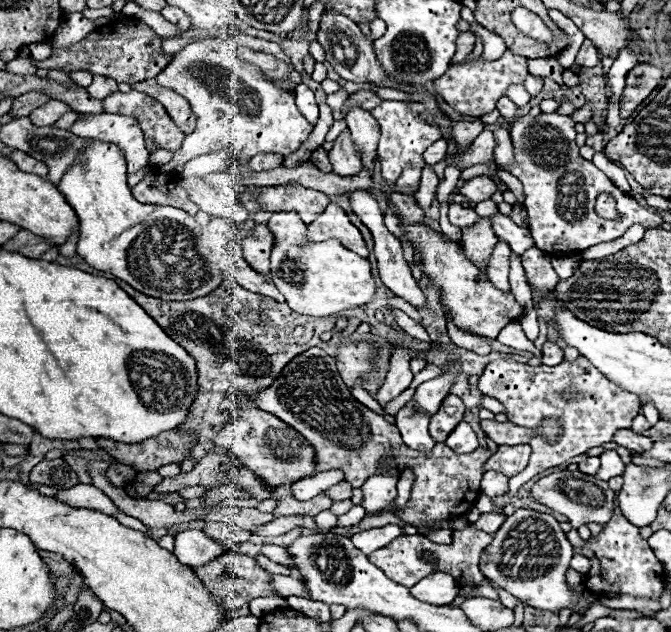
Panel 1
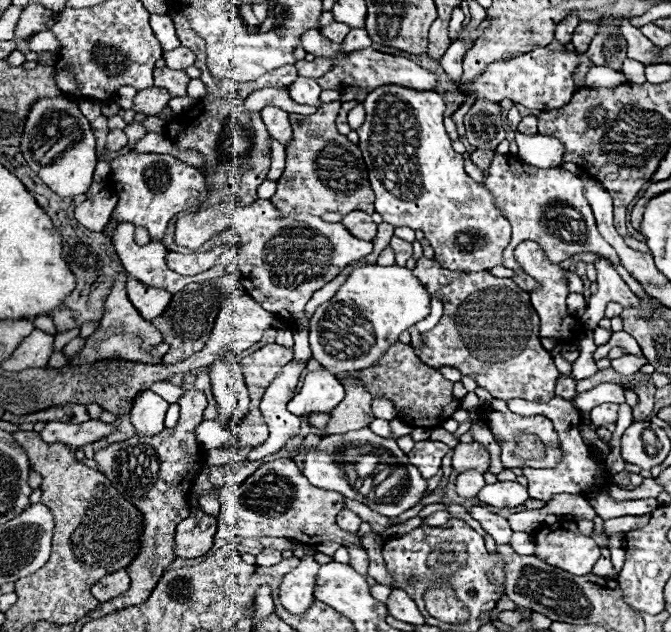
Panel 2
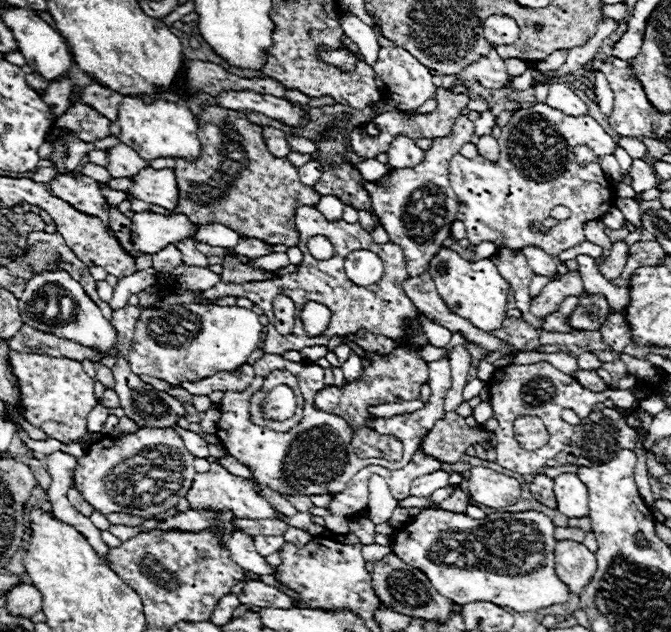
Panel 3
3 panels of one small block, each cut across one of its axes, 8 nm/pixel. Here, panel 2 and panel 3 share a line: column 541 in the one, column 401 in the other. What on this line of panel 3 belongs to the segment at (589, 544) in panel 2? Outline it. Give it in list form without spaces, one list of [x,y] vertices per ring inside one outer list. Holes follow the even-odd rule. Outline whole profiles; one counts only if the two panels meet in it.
[[[422,510],[410,522],[412,524],[402,528],[402,536],[396,536],[390,542],[396,556],[412,564],[414,568],[420,568],[420,572],[424,572],[428,580],[432,580],[434,588],[456,604],[482,600],[514,608],[516,612],[532,612],[538,608],[548,608],[552,604],[564,604],[570,598],[570,588],[558,578],[554,568],[556,526],[542,512],[494,512],[484,520],[474,520],[466,514],[454,514],[448,510]]]

